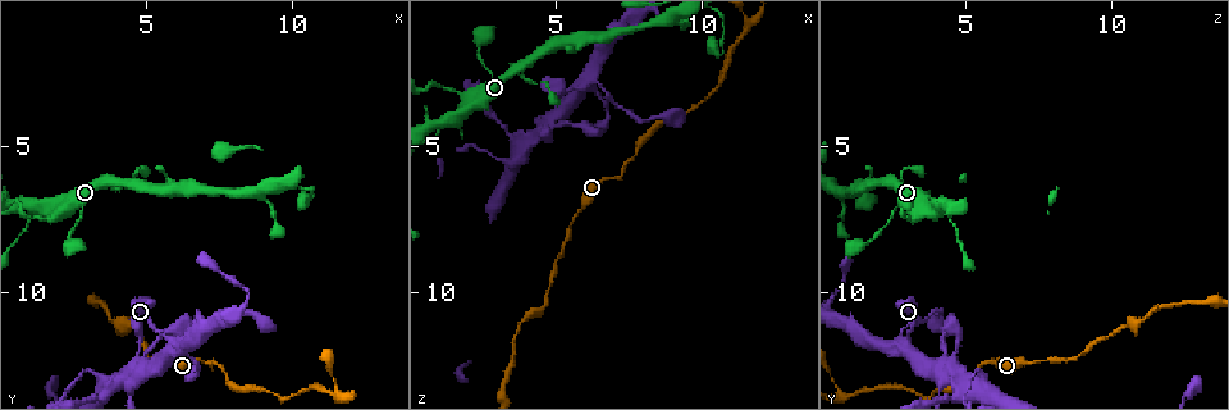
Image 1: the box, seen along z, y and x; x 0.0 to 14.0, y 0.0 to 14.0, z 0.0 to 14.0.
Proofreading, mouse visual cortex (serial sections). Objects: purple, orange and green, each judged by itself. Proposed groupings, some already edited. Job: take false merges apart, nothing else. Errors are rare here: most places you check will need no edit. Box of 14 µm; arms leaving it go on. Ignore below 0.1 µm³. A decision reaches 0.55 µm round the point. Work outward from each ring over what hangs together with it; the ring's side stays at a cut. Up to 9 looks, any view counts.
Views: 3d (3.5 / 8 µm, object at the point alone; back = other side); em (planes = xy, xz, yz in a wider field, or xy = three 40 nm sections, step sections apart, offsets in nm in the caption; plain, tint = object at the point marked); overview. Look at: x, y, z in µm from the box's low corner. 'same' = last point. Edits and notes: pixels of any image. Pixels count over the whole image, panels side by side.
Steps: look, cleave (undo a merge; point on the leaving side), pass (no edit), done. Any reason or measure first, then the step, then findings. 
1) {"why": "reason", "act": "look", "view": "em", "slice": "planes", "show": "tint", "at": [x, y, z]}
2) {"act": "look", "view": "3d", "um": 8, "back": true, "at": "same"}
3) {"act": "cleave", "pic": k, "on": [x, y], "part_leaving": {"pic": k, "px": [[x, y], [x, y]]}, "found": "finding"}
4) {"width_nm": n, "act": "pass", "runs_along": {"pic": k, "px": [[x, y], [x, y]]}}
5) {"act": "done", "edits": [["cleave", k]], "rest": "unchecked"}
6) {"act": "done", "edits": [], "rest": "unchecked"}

{"why": "narrows sharply", "act": "look", "view": "3d", "um": 8, "at": [10.7, 6.4, 1.0]}

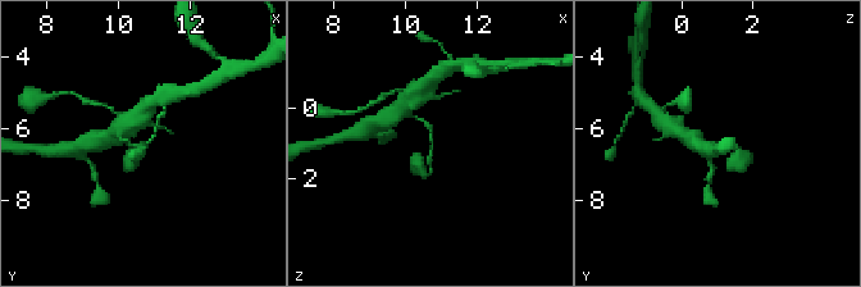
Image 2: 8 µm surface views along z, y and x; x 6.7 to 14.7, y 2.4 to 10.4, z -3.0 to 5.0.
{"act": "look", "view": "3d", "um": 3.5, "at": [10.8, 6.3, 1.2]}

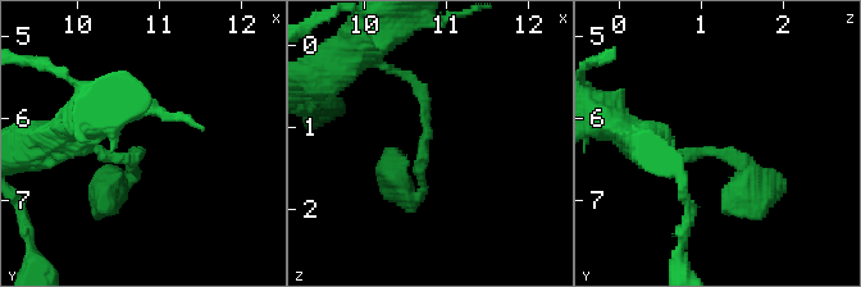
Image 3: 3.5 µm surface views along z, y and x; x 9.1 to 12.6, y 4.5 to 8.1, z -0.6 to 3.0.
{"act": "look", "view": "em", "slice": "xy", "step": 2, "show": "tint", "at": [10.75, 6.40, 1.10]}

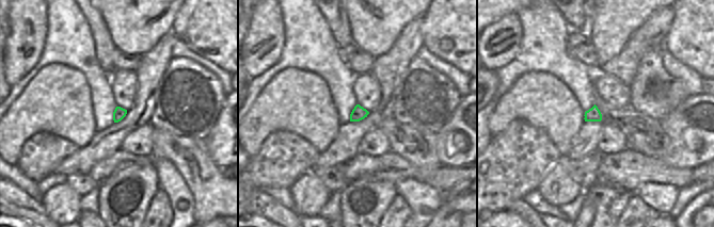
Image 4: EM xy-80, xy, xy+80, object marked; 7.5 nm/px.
{"width_nm": 110, "act": "pass", "runs_along": {"pic": 3, "px": [[639, 151], [738, 155], [736, 199]]}, "found": "one cell here"}

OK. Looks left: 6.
{"why": "four arms meet", "act": "look", "view": "3d", "um": 3.5, "at": [5.9, 11.9, 3.0]}

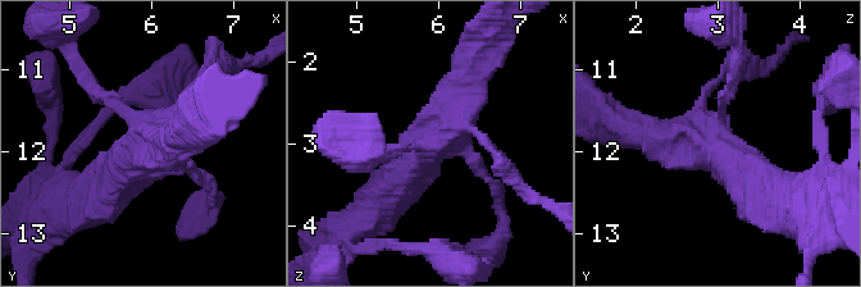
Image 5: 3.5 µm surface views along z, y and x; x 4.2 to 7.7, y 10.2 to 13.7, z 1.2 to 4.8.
{"act": "look", "view": "em", "slice": "planes", "show": "tint", "at": [6.00, 11.80, 2.95]}

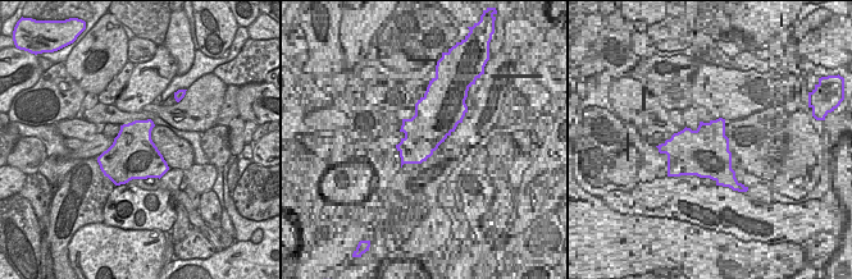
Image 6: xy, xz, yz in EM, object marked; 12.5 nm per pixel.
{"act": "pass", "runs_along": {"pic": 5, "px": [[377, 158], [436, 139], [472, 65]]}, "found": "continuous, no second cell"}

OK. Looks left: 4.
{"why": "three-way junction", "act": "look", "view": "3d", "um": 3.5, "at": [3.6, 12.8, 5.7]}

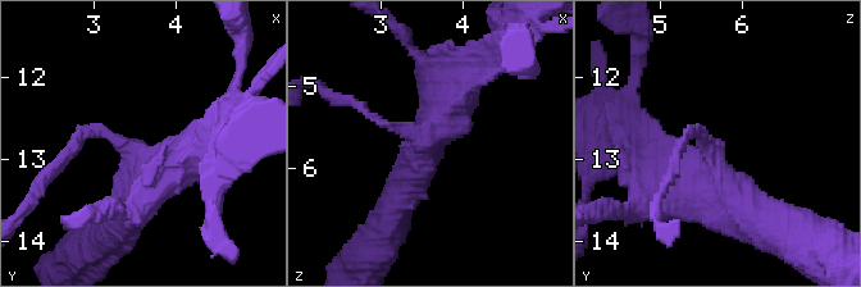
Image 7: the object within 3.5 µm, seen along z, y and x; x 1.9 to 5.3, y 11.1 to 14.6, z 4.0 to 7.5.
{"arms": 3, "arm_widths_nm": [150, 400, 450], "act": "look", "view": "em", "slice": "planes", "show": "tint", "at": [3.50, 12.90, 5.60]}

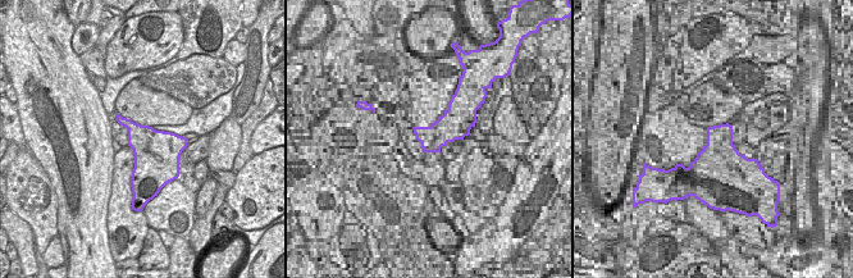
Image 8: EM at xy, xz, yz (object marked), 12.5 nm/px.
{"act": "pass", "runs_along": {"pic": 7, "px": [[468, 74], [424, 136], [358, 104]]}, "found": "one cell here"}

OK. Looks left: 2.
{"act": "done", "edits": [], "rest": "unchecked"}

